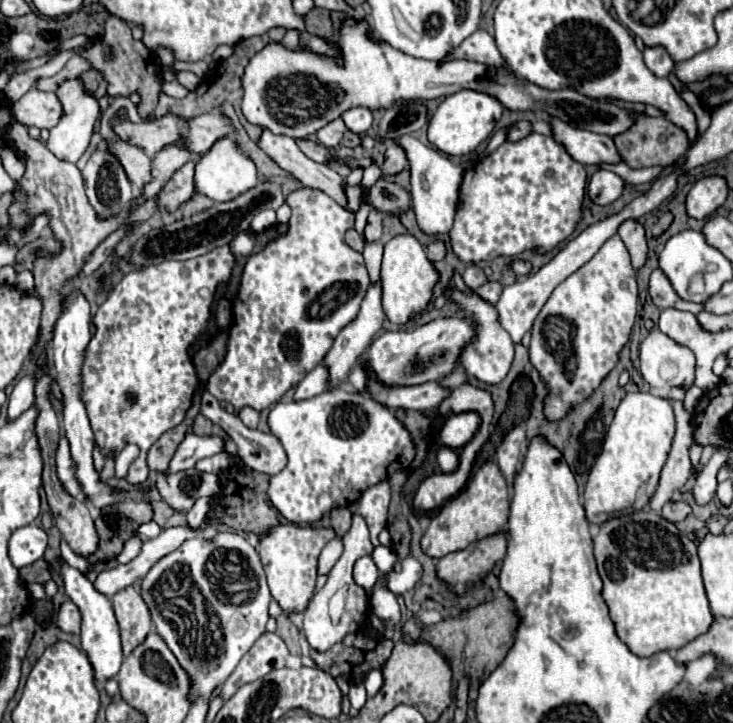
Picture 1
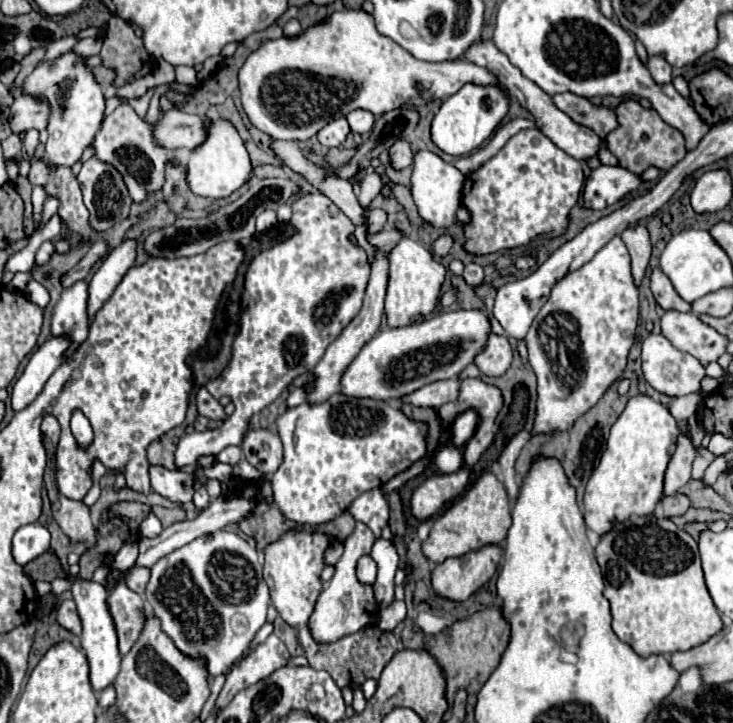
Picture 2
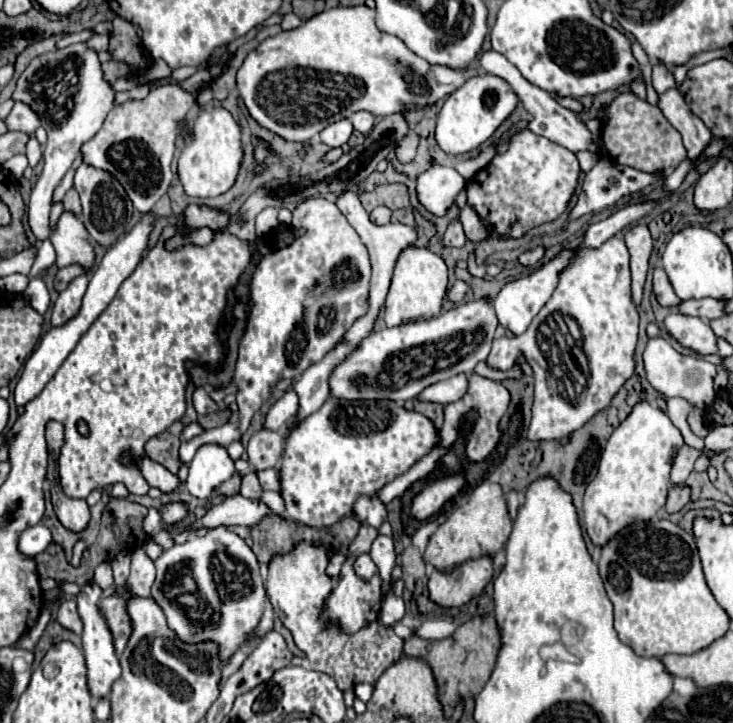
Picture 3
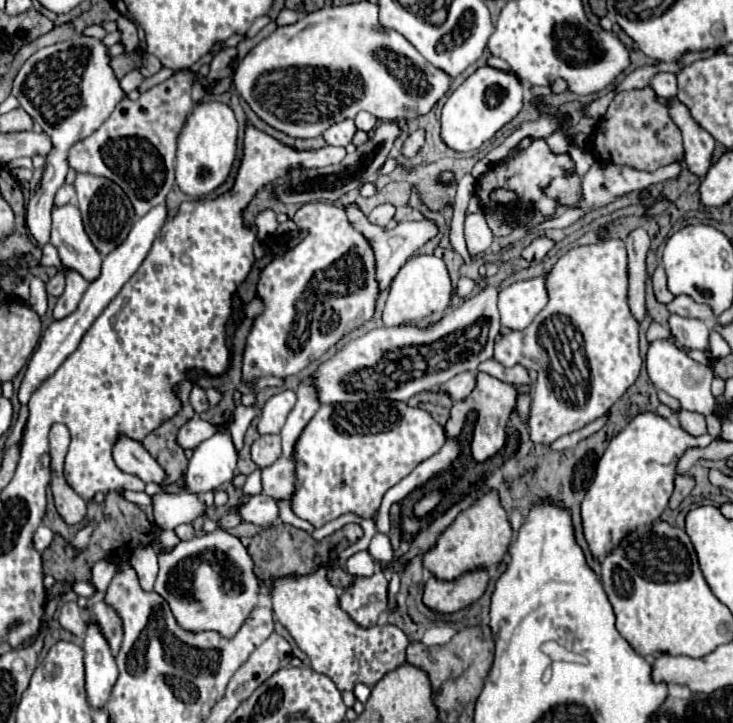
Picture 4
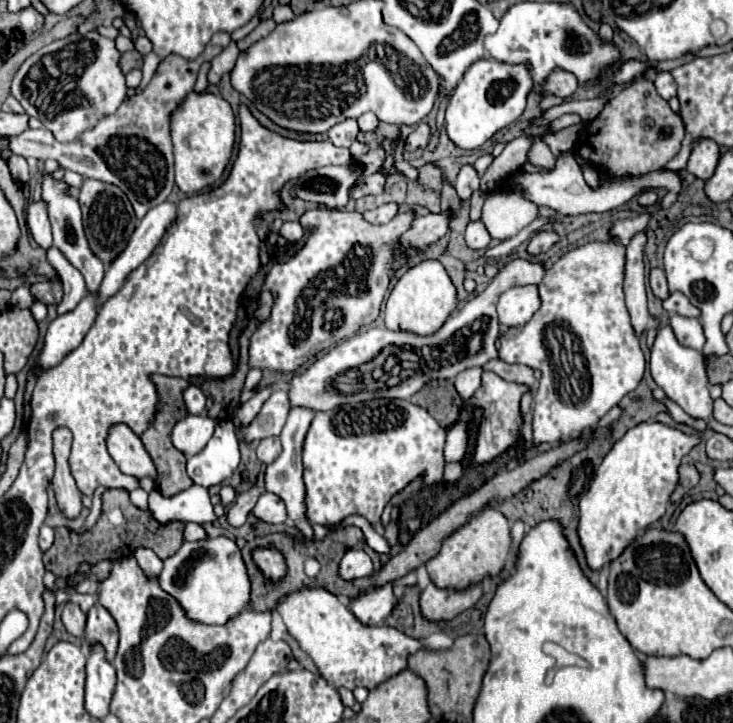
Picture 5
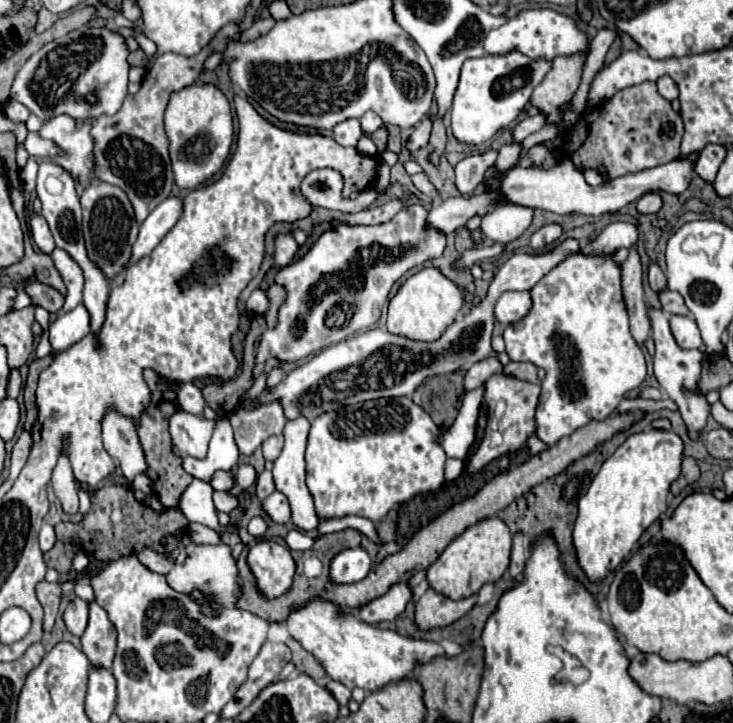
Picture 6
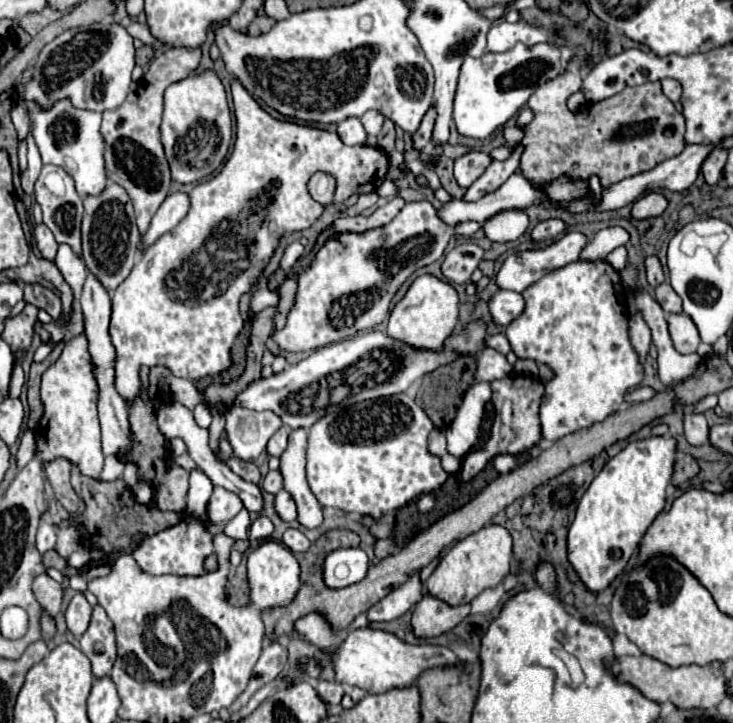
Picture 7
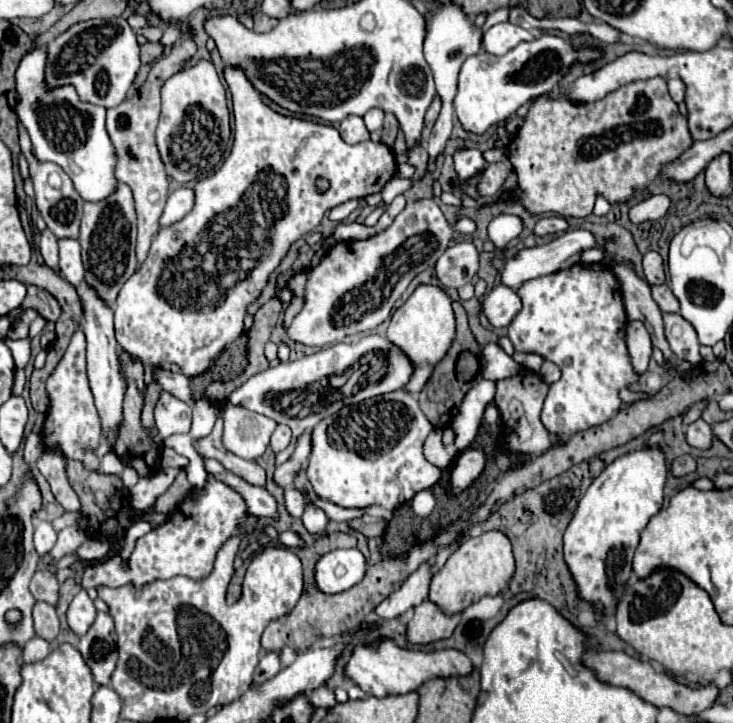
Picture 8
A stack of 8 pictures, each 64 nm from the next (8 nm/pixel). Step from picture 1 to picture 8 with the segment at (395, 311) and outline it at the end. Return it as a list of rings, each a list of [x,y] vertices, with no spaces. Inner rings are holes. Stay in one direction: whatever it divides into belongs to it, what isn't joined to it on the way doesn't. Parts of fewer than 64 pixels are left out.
[[[418,284],[418,288],[410,294],[410,298],[392,314],[388,326],[388,340],[396,344],[414,364],[414,374],[406,386],[408,390],[412,392],[422,390],[436,362],[440,362],[448,352],[454,334],[456,326],[454,326],[454,310],[450,294],[434,284]]]

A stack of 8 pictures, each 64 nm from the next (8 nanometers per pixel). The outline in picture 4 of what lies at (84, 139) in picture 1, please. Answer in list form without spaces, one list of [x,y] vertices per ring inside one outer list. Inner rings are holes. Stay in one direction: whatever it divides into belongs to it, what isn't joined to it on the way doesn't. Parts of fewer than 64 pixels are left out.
[[[76,34],[74,38],[42,48],[32,58],[28,58],[14,80],[12,94],[16,96],[20,106],[34,118],[34,122],[42,126],[54,146],[54,150],[50,150],[50,154],[46,156],[46,168],[42,174],[40,188],[32,194],[26,208],[28,230],[32,232],[36,242],[44,246],[46,242],[50,242],[54,194],[64,184],[68,172],[66,154],[70,146],[98,130],[98,126],[124,98],[124,90],[120,88],[118,78],[110,68],[106,46],[96,38]]]

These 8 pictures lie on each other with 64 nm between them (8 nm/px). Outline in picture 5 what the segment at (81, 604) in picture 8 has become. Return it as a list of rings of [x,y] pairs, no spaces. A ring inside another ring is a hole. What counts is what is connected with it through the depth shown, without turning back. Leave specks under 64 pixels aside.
[[[66,602],[64,610],[62,610],[62,624],[70,634],[82,638],[84,636],[84,628],[86,628],[86,614],[80,610],[78,604]]]

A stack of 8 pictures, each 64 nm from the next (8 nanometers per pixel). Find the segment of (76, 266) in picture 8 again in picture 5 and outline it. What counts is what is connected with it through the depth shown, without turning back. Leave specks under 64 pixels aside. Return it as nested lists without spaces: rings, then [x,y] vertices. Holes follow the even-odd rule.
[[[50,246],[50,250],[46,250],[46,258],[52,264],[52,268],[58,272],[58,276],[64,284],[64,298],[58,304],[58,314],[66,314],[66,312],[74,310],[76,304],[86,296],[88,290],[86,290],[84,278],[80,274],[80,270],[76,270],[58,248]]]

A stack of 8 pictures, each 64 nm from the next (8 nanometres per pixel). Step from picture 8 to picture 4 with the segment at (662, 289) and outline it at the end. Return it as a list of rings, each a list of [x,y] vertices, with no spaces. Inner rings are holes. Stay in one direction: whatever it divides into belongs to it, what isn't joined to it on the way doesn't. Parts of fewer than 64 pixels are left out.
[[[676,296],[670,304],[668,310],[672,314],[680,314],[680,316],[688,316],[688,318],[700,318],[700,320],[714,320],[714,312],[710,310],[710,306],[706,304],[698,304],[694,302],[690,296]]]

